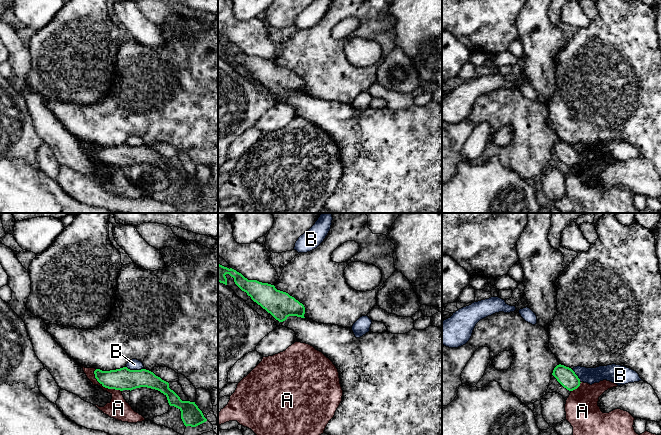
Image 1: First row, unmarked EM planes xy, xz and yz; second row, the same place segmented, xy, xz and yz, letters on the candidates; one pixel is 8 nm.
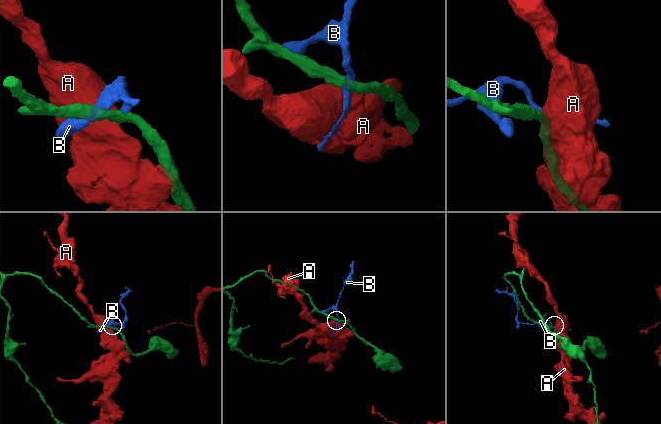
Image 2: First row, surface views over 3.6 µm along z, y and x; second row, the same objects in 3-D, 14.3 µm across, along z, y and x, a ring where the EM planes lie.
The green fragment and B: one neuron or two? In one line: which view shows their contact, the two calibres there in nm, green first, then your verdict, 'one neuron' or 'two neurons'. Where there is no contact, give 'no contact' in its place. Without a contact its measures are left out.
xy | 180/90 nm | two neurons

